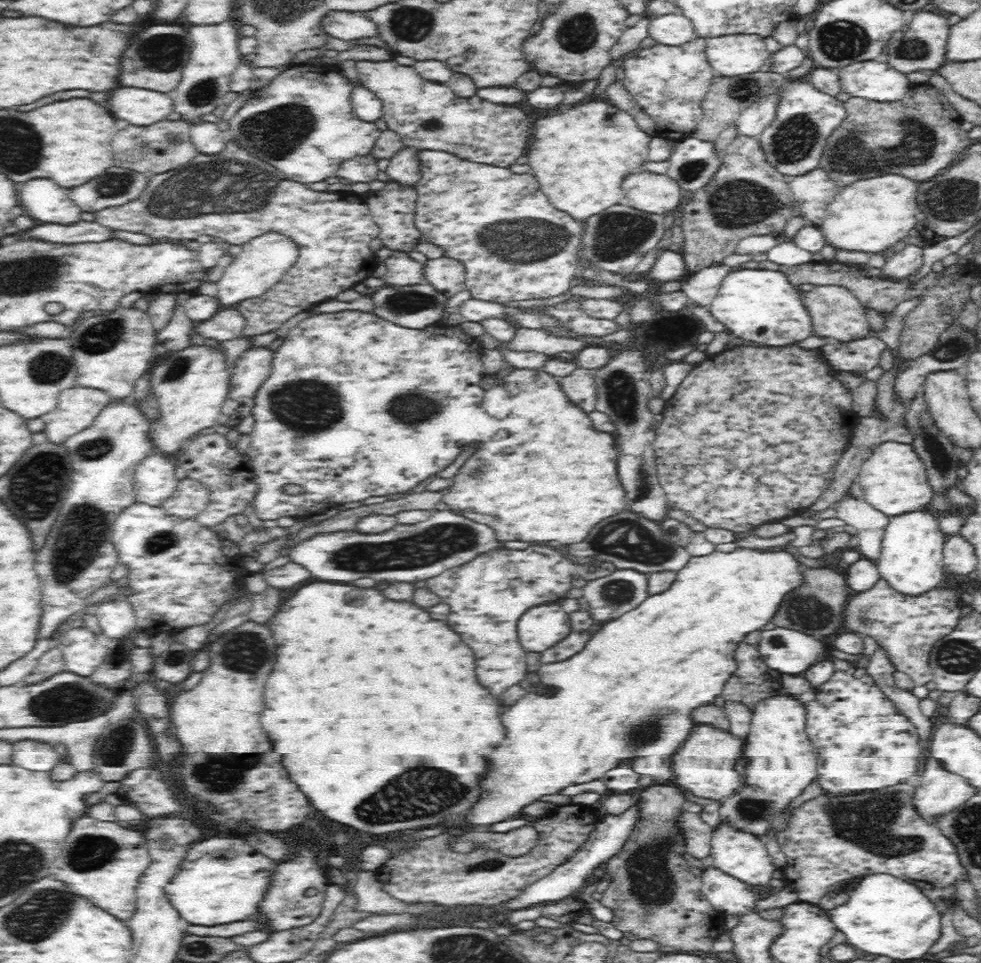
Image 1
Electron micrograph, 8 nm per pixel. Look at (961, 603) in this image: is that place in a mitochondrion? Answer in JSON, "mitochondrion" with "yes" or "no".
{"mitochondrion":"no"}

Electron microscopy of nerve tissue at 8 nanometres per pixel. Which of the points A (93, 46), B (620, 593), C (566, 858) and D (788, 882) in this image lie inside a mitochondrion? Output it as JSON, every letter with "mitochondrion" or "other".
{"A":"mitochondrion","B":"mitochondrion","C":"other","D":"other"}

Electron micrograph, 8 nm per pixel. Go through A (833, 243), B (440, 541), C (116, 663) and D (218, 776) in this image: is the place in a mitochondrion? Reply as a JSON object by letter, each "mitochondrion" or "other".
{"A":"other","B":"mitochondrion","C":"mitochondrion","D":"mitochondrion"}

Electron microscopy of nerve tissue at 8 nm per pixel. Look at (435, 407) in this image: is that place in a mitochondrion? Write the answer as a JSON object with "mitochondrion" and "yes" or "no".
{"mitochondrion":"yes"}

